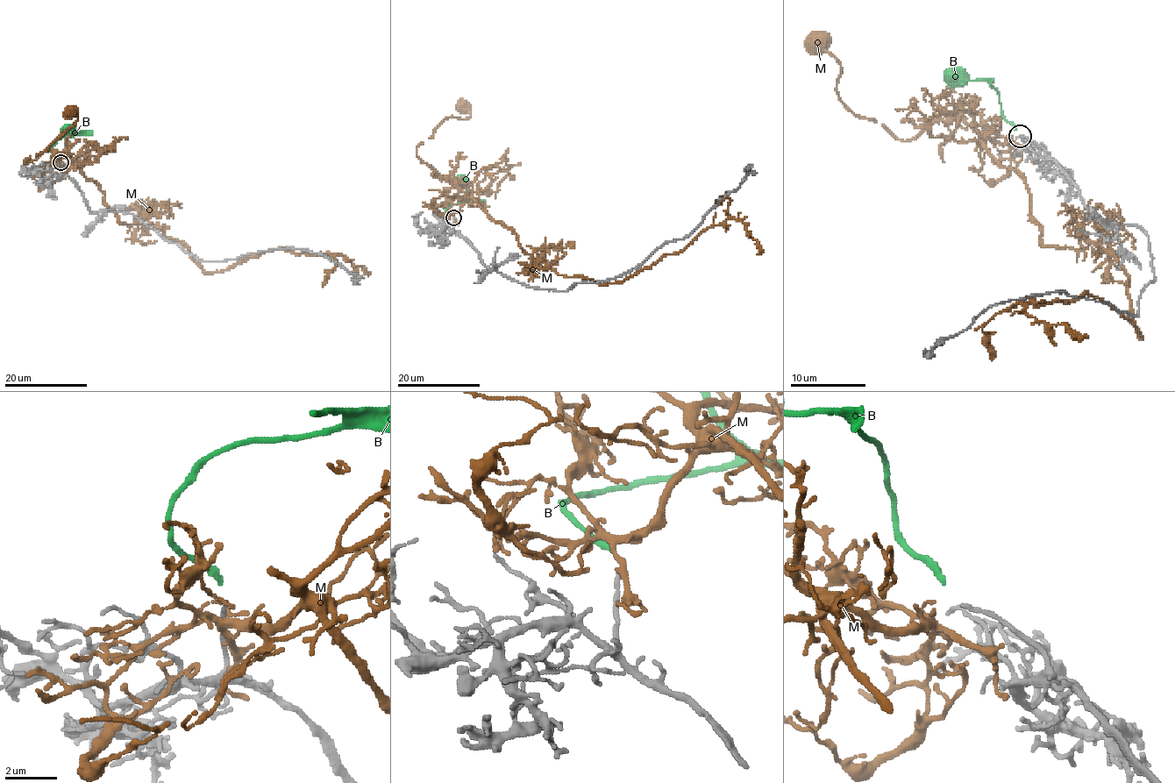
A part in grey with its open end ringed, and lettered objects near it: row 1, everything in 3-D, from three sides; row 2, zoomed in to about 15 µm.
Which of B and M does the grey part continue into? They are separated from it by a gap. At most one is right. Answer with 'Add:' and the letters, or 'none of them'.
Add: B

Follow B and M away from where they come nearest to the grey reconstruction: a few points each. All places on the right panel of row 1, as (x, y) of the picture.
B: (1015, 130), (1002, 116), (997, 91), (987, 82), (978, 81), (959, 84), (957, 78)
M: (1012, 135), (997, 143), (963, 120), (938, 114), (914, 137), (897, 138), (840, 99), (840, 65), (817, 40)

